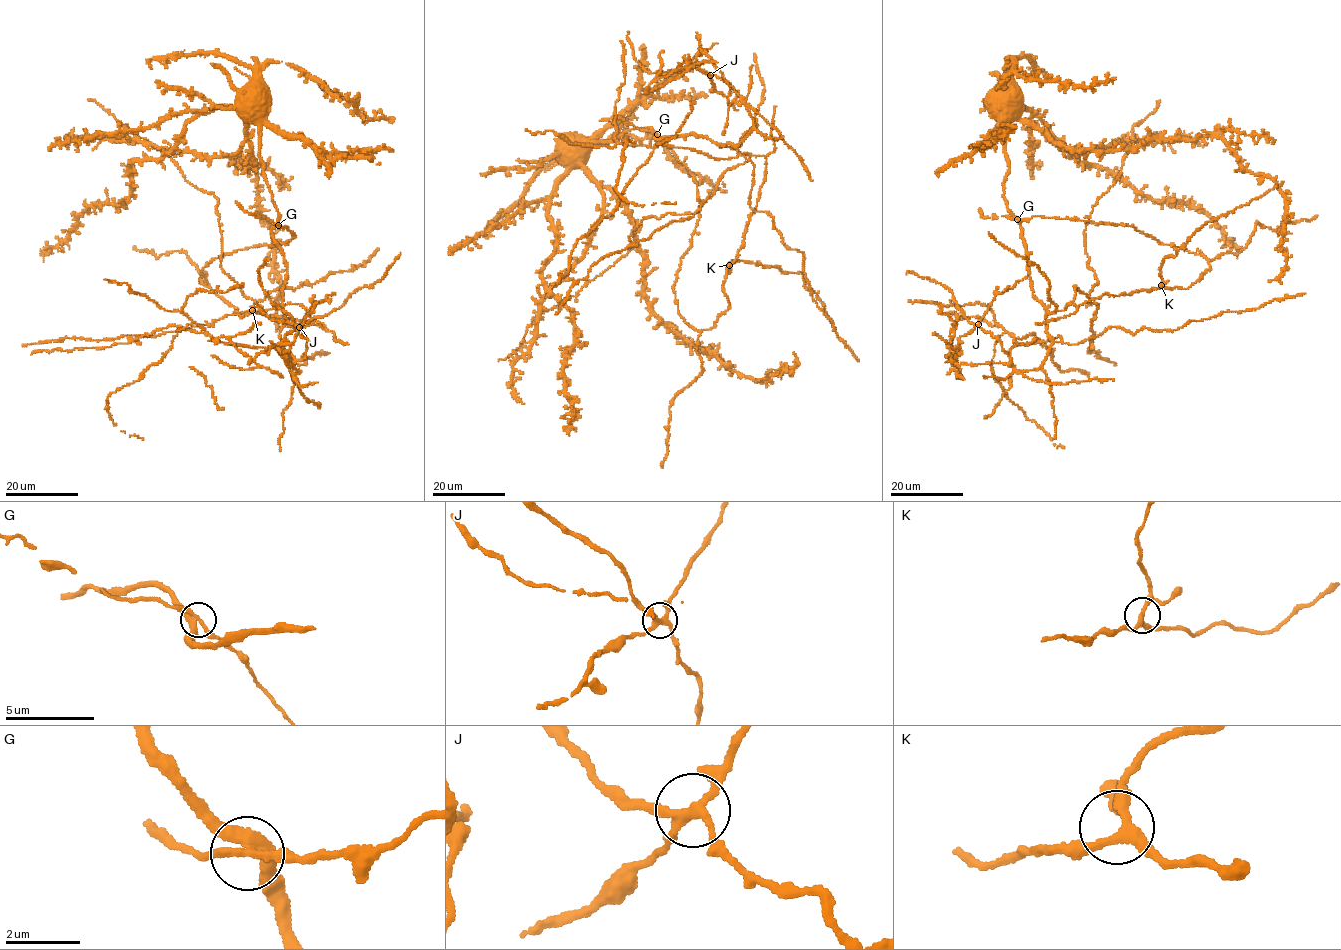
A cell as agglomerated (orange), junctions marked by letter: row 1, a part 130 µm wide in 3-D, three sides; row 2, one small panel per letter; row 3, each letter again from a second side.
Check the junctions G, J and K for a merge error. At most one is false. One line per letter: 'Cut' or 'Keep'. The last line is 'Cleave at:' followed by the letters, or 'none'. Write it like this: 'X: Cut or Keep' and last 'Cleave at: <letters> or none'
G: Keep
J: Cut
K: Keep
Cleave at: J

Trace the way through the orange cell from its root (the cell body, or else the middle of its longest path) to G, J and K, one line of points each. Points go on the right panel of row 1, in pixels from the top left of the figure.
G: (1009, 99), (1018, 107), (1018, 113), (1004, 128), (1009, 173), (1003, 197), (1008, 210), (1017, 219)
J: (1009, 99), (1018, 113), (1004, 128), (1003, 197), (1021, 228), (1052, 345), (1039, 368), (1017, 371), (978, 324)
K: (1009, 99), (1018, 113), (1004, 128), (1003, 197), (1021, 228), (1033, 297), (1050, 313), (1161, 285)

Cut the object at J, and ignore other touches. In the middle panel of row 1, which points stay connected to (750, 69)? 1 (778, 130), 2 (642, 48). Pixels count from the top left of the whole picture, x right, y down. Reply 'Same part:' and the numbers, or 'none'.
Same part: 2

